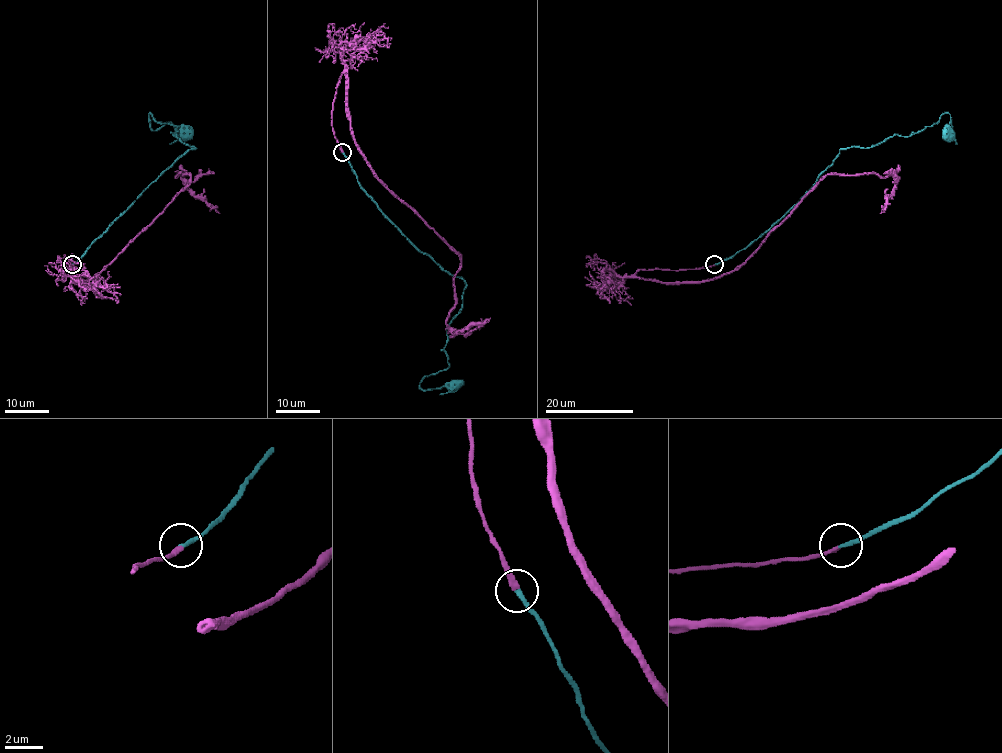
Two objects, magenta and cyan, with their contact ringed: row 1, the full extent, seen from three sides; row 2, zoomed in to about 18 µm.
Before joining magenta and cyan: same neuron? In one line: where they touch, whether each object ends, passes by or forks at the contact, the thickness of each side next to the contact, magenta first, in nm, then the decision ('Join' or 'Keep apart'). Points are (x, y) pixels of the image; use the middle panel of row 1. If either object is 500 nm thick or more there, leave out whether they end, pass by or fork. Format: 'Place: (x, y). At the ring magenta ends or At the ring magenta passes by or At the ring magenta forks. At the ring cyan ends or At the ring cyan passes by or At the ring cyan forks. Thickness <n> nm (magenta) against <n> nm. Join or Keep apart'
Place: (342, 152). At the ring magenta ends. At the ring cyan ends. Thickness 220 nm (magenta) against 200 nm. Join

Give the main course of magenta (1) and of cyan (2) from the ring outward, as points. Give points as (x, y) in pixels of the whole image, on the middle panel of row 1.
1: (342, 152), (332, 105), (343, 73), (353, 140), (373, 174), (458, 255), (446, 323), (461, 332), (490, 317)
2: (342, 152), (377, 208), (464, 280), (463, 306), (447, 327), (449, 366), (420, 382), (424, 390), (456, 385)

